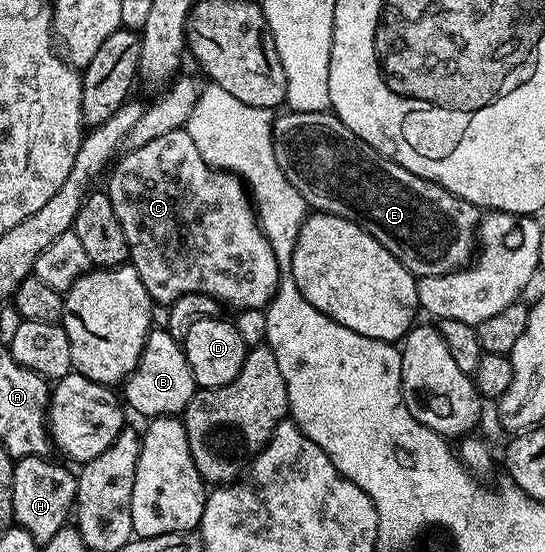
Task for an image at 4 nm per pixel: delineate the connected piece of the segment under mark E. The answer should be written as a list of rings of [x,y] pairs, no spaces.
[[[281,111],[272,122],[272,141],[274,158],[278,166],[282,166],[282,174],[286,174],[290,186],[302,194],[309,209],[329,212],[362,226],[362,230],[378,238],[378,242],[382,242],[382,246],[386,246],[386,250],[390,250],[390,254],[394,254],[394,258],[398,258],[413,276],[419,278],[454,272],[473,259],[478,225],[482,219],[481,209],[418,174],[410,174],[406,166],[398,166],[398,162],[362,142],[362,138],[354,135],[331,111]]]

